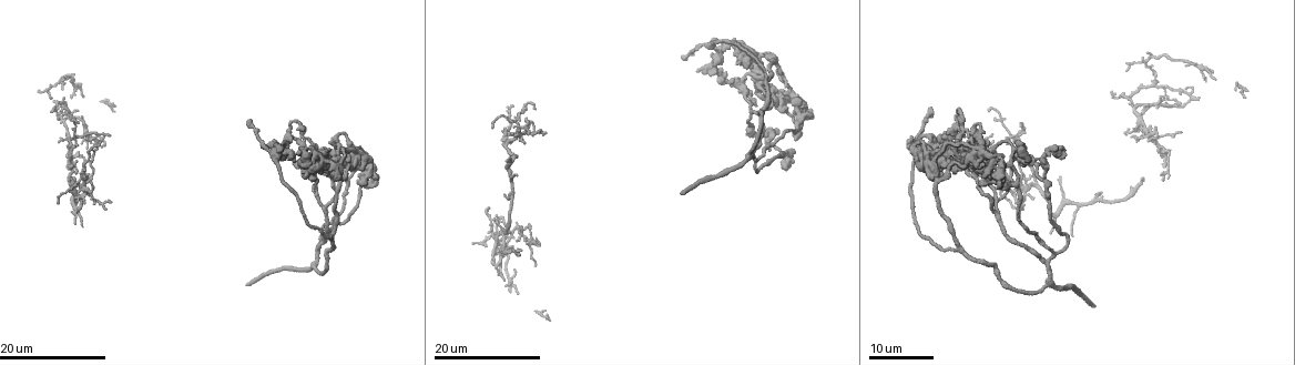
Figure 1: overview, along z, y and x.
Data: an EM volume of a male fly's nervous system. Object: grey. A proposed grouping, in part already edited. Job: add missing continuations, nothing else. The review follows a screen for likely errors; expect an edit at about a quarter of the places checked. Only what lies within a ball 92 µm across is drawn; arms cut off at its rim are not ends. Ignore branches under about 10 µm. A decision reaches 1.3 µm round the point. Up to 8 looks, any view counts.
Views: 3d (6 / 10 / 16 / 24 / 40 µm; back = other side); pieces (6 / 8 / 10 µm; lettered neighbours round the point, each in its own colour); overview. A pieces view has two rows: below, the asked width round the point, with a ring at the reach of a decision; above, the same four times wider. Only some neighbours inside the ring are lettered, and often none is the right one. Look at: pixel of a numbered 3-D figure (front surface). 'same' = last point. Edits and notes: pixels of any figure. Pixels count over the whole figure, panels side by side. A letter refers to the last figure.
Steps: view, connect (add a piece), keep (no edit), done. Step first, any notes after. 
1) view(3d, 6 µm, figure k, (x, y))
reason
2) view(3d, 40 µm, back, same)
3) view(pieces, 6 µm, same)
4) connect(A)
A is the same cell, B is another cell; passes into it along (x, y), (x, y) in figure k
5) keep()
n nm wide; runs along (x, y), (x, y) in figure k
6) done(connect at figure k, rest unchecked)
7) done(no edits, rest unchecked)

view(3d, 16 µm, figure 1, (796, 139))
free end

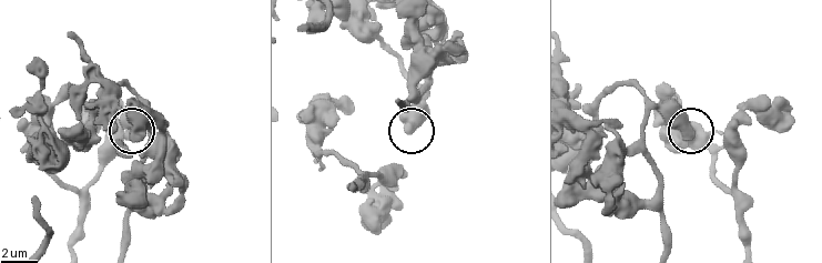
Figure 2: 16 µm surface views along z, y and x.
view(pieces, 10 µm, figure 2, (408, 131))

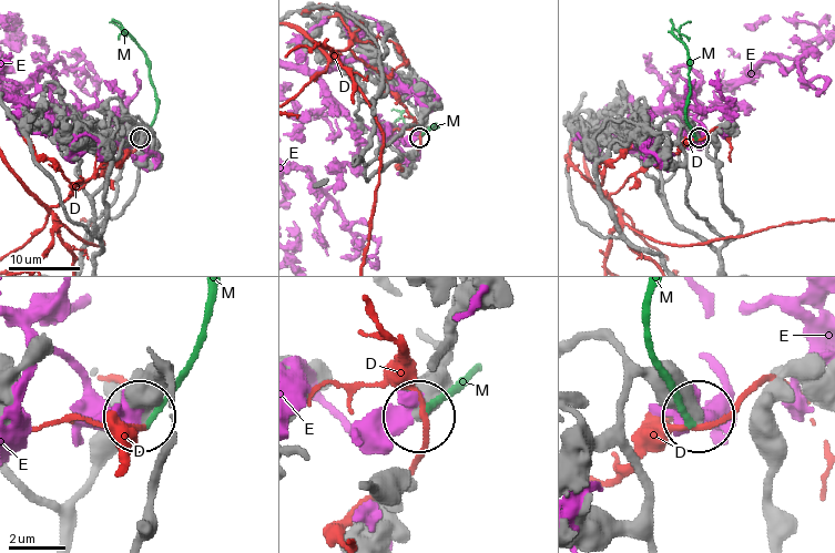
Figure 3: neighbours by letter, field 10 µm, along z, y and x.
keep()
D, E and M are other cells; no lettered piece goes on from it

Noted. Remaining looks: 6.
view(3d, 24 µm, figure 1, (756, 107))
branch stops here

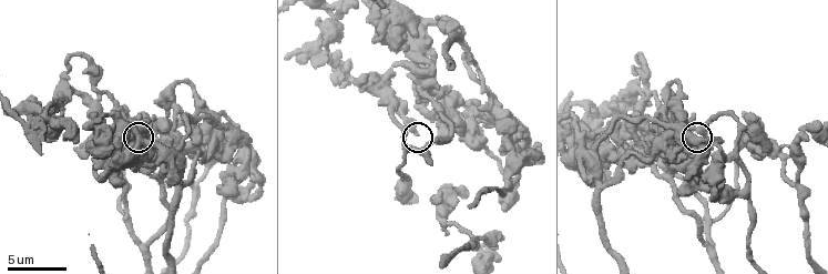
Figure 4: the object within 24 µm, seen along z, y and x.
view(pieces, 6 µm, figure 4, (416, 132))
what lies round it

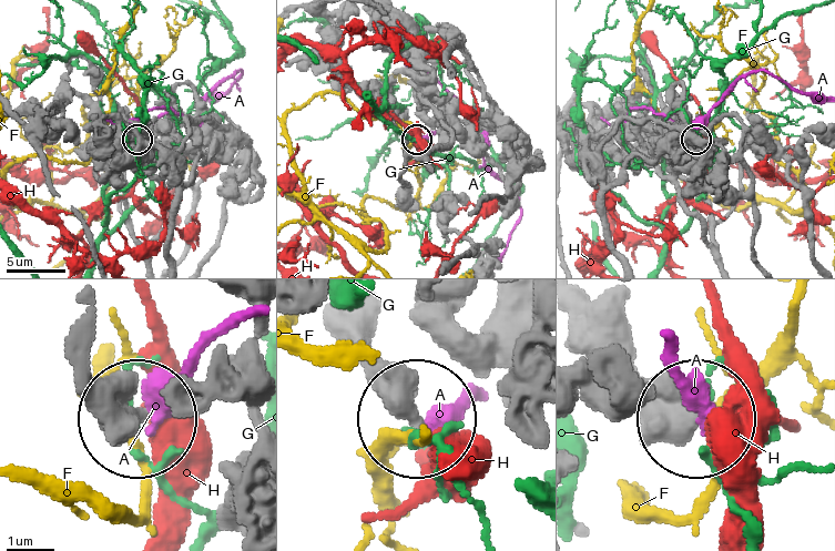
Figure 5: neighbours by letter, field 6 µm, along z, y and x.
keep()
A, F, G and H are other cells; none of them fits

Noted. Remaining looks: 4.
view(pieces, 10 µm, figure 4, (635, 57))
an open end

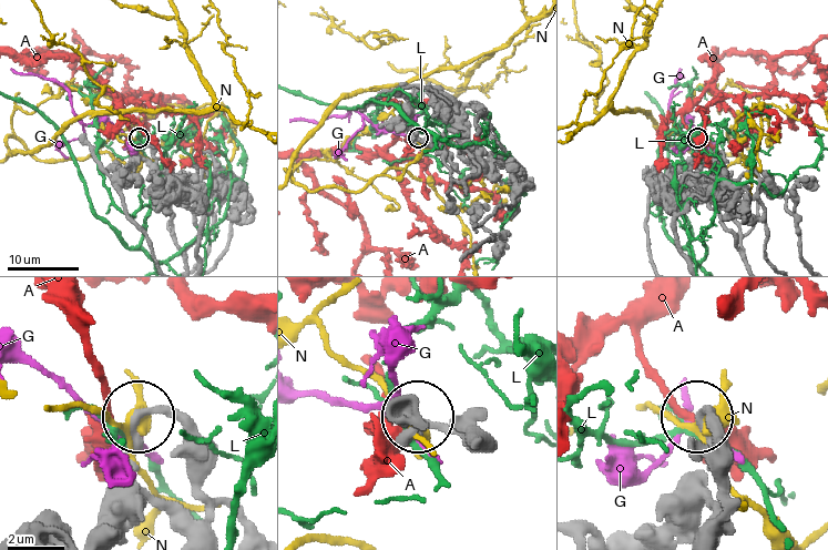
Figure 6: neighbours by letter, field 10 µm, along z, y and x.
keep()
A, G, L and N are other cells; no lettered piece goes on from it

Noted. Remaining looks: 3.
view(3d, 16 µm, figure 1, (276, 142))
an open end

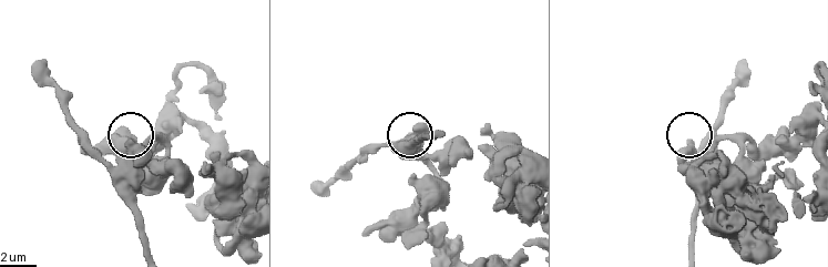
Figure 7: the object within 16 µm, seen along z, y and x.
view(pieces, 8 µm, figure 7, (132, 143))

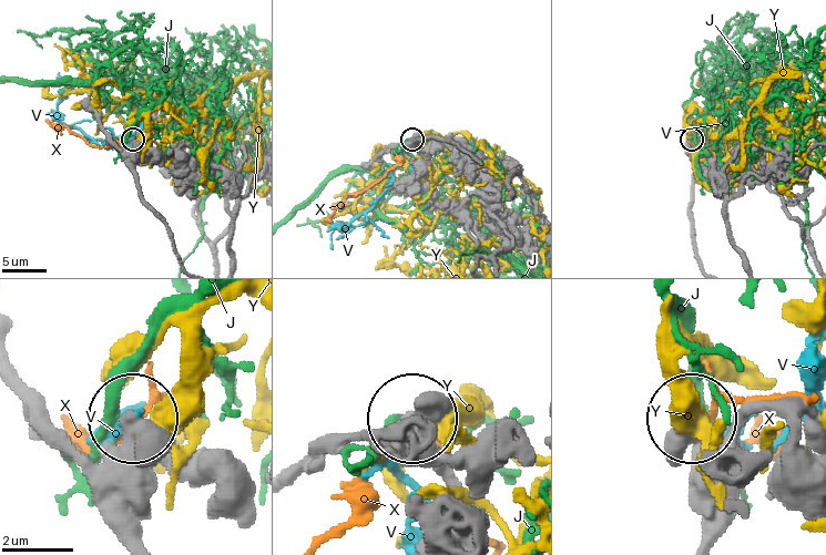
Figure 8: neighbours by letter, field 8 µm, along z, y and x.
keep()
J, V, X and Y are other cells; runs along (181, 260), (172, 232), (143, 198), (134, 141) in figure 8; none of them fits

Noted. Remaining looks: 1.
done(no edits, rest unchecked)

